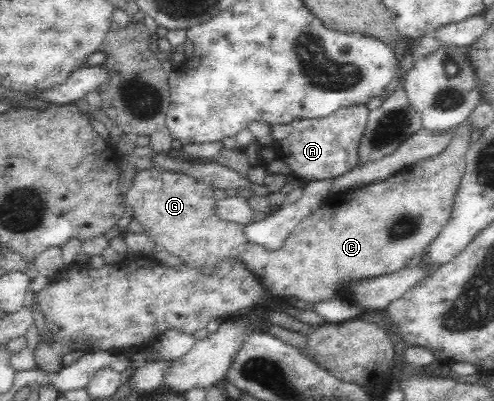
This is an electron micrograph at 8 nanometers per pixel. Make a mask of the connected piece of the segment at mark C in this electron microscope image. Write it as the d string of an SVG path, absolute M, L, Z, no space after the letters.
M466 121L458 134L438 155L421 159L394 175L368 185L342 193L331 194L312 215L308 215L294 233L286 239L280 251L267 251L265 247L248 241L242 245L242 262L257 275L270 296L296 297L313 304L331 297L345 296L343 283L348 280L378 277L404 268L408 259L414 259L440 235L452 215L460 181L466 169L466 152L472 130Z

